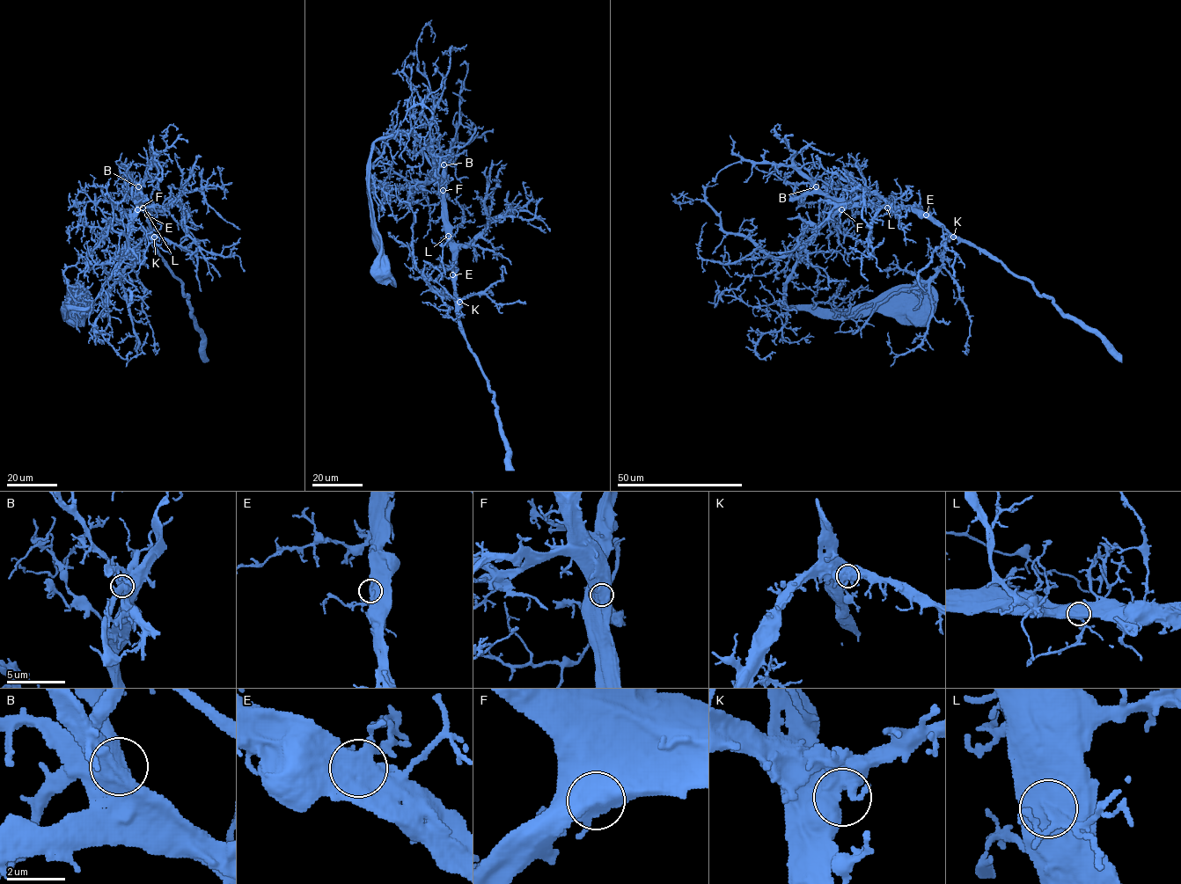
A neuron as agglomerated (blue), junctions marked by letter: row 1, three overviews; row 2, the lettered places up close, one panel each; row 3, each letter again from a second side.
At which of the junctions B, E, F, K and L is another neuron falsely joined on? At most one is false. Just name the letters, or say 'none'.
none

